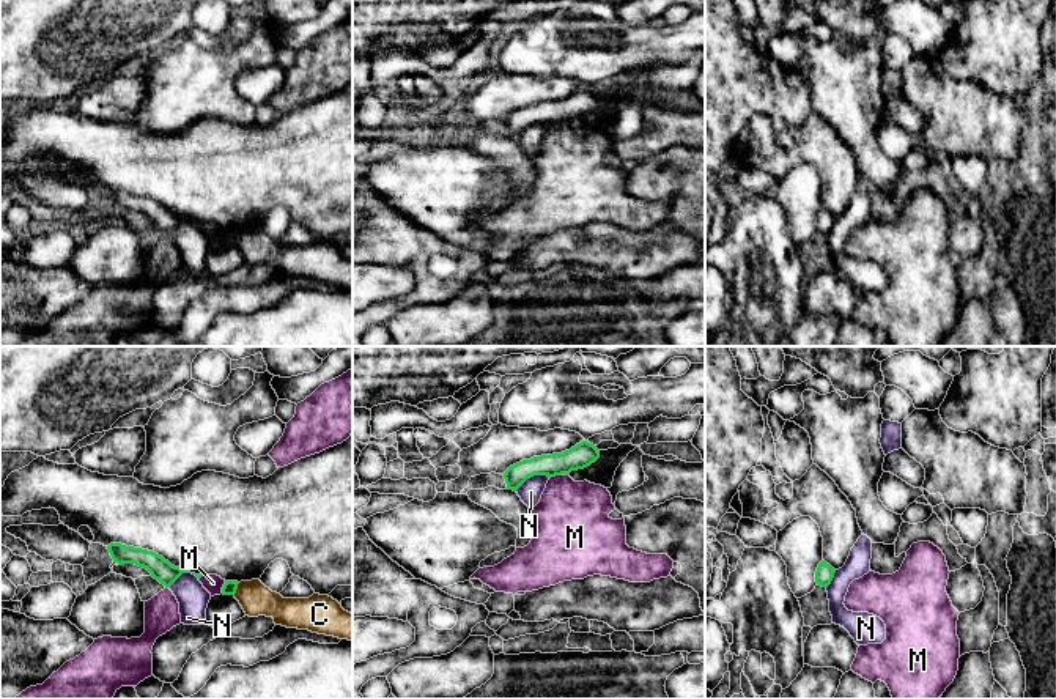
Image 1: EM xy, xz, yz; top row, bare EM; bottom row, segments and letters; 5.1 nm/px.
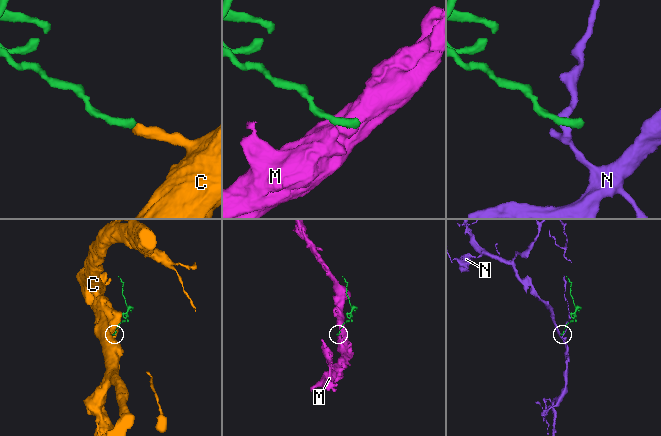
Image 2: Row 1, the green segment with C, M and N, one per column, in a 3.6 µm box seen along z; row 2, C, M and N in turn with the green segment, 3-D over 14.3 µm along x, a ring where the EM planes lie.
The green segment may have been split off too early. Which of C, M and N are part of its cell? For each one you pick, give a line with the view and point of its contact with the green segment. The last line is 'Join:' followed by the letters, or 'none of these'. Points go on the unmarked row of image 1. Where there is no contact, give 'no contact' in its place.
Join: none of these

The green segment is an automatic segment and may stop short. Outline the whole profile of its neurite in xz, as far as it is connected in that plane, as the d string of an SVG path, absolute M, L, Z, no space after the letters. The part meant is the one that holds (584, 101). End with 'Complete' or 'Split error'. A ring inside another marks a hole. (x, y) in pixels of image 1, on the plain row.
M582 88L562 101L534 104L510 113L505 121L507 137L516 139L527 126L534 123L556 124L584 116L600 105L598 96Z. Complete

